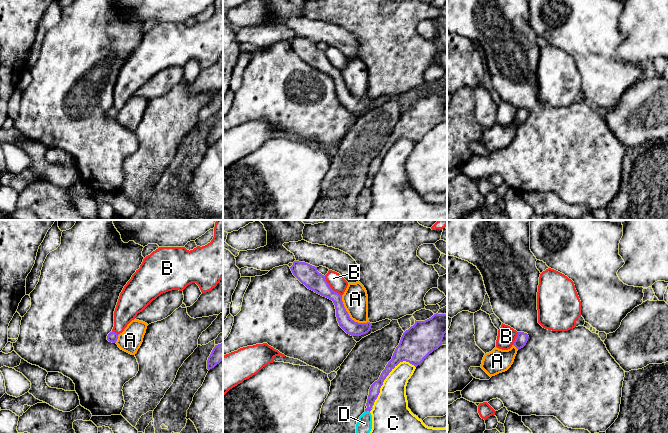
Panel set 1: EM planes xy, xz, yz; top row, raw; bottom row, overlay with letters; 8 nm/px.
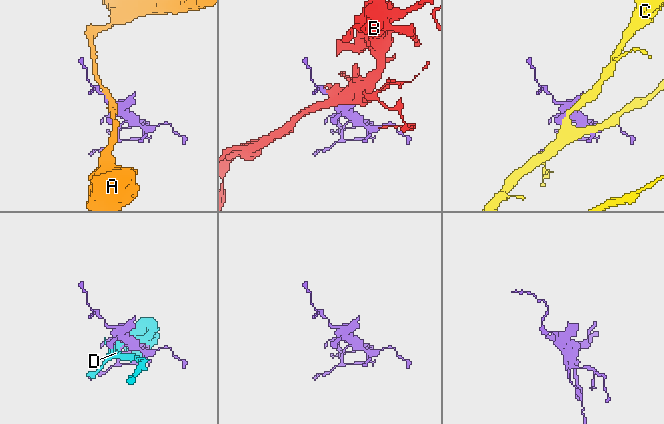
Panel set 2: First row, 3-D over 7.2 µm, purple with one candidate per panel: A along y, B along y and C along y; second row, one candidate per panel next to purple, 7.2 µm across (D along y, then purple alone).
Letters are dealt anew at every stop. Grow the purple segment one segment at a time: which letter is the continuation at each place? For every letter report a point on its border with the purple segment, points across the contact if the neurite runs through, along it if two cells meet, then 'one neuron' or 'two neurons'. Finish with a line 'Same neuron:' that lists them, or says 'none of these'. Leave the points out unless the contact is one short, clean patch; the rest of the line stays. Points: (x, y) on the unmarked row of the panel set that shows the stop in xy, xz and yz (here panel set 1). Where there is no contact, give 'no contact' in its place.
A: xz (349, 92) | two neurons
B: xz (330, 64) | two neurons
C: xz (387, 151) | two neurons
D: no contact | two neurons
Same neuron: none of these

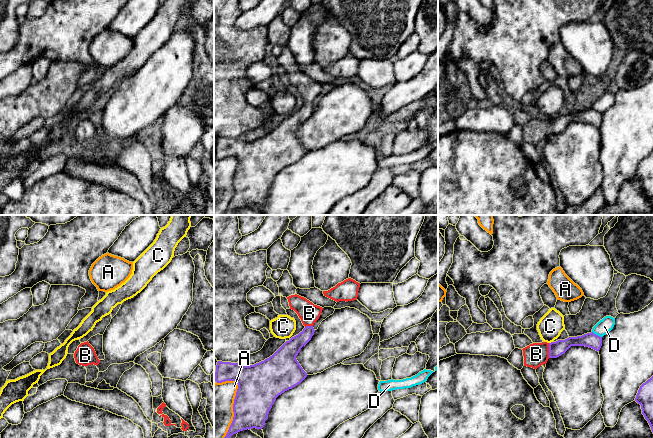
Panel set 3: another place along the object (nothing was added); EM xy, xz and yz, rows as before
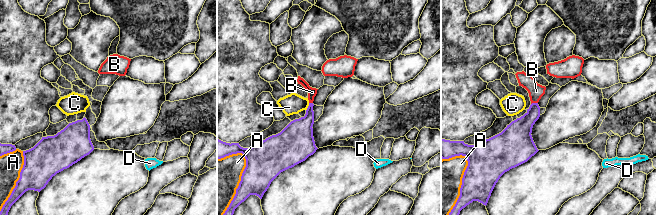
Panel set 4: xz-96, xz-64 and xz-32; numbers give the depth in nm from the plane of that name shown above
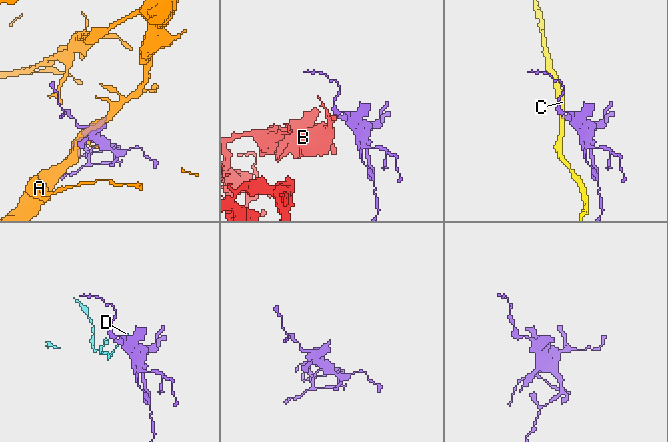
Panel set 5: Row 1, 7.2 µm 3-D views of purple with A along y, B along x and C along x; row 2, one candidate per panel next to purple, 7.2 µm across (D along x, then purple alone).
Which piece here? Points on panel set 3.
A: xz (233, 185) | two neurons
B: yz (549, 126) | one neuron
C: yz (551, 118) | along yz (552, 117), (549, 119) | two neurons
D: yz (597, 111) | along yz (592, 107), (601, 113) | two neurons
Same neuron: B

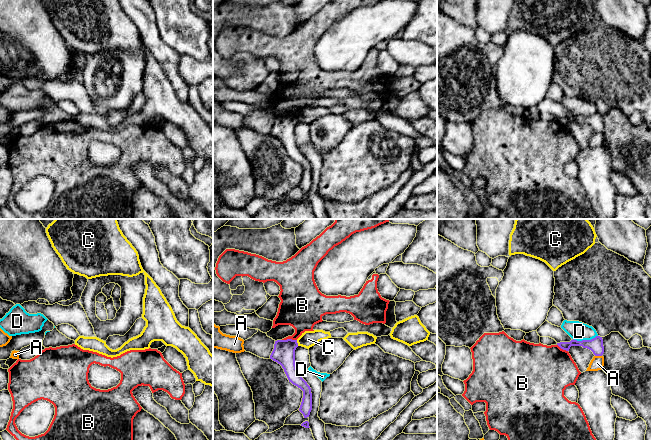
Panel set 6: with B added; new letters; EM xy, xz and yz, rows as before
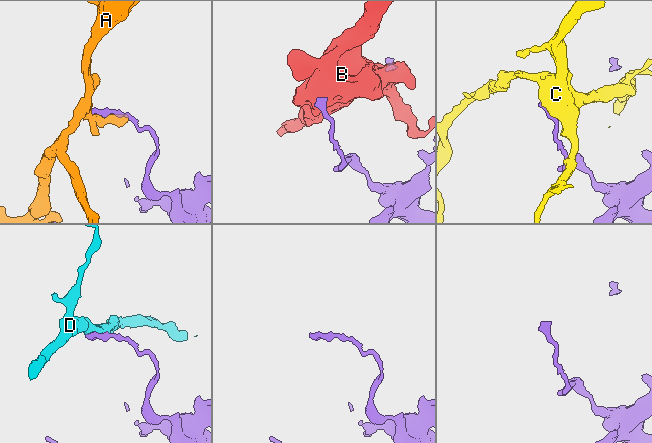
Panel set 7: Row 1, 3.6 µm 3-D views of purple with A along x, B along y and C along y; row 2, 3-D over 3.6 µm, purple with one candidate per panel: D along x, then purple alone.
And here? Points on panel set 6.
A: yz (598, 131) | two neurons
B: xz (289, 115) | two neurons
C: xz (297, 119) | along xz (296, 116), (298, 121) | two neurons
D: yz (585, 116) | two neurons
Same neuron: none of these

